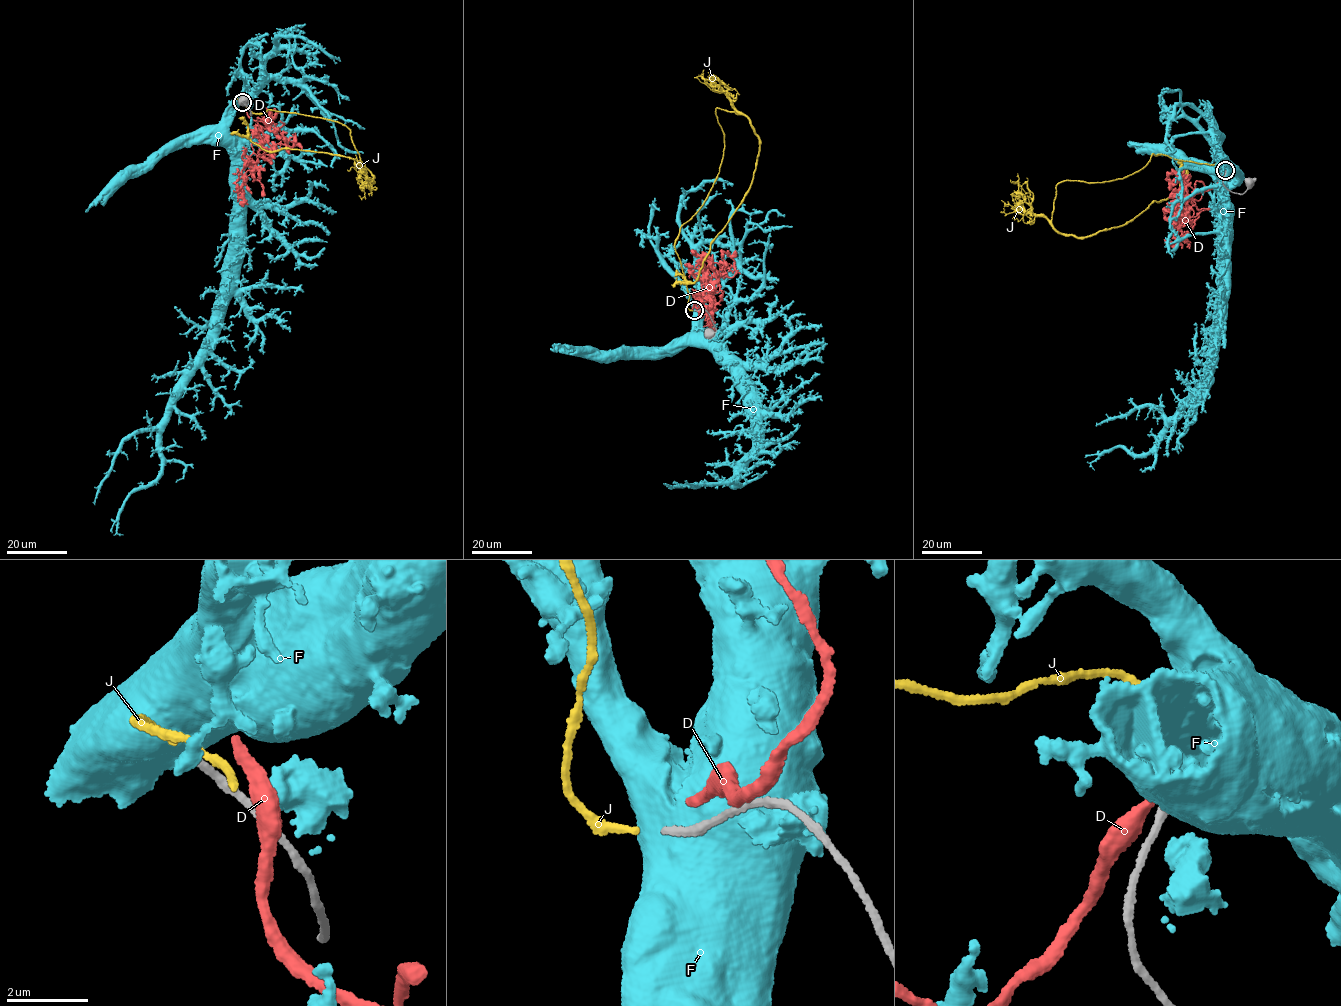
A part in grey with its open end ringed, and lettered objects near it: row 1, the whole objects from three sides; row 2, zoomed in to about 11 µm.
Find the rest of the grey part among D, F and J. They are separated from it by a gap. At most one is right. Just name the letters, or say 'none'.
J

